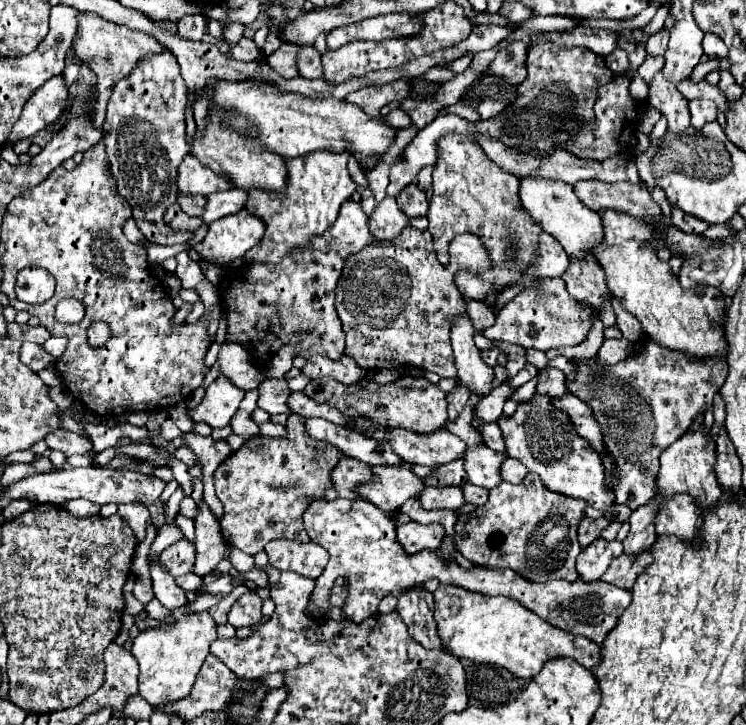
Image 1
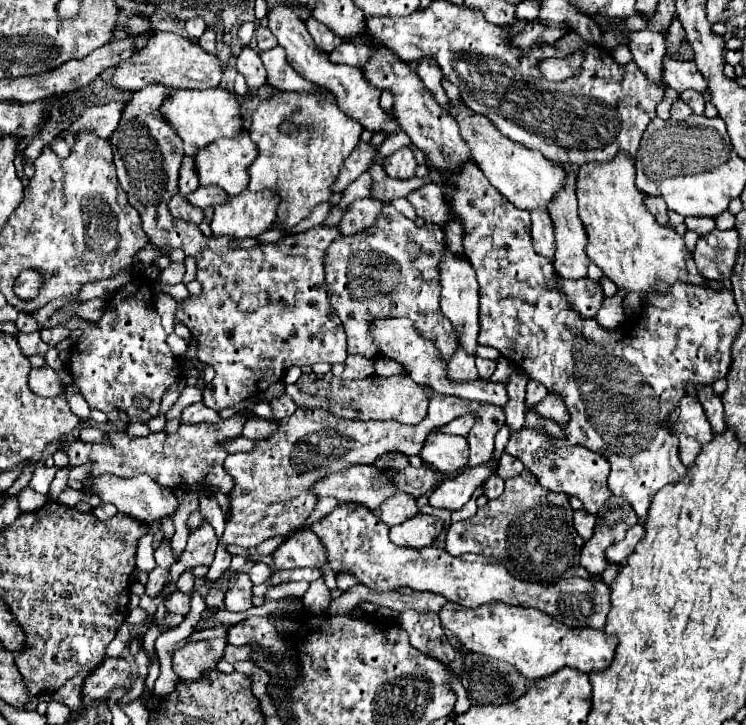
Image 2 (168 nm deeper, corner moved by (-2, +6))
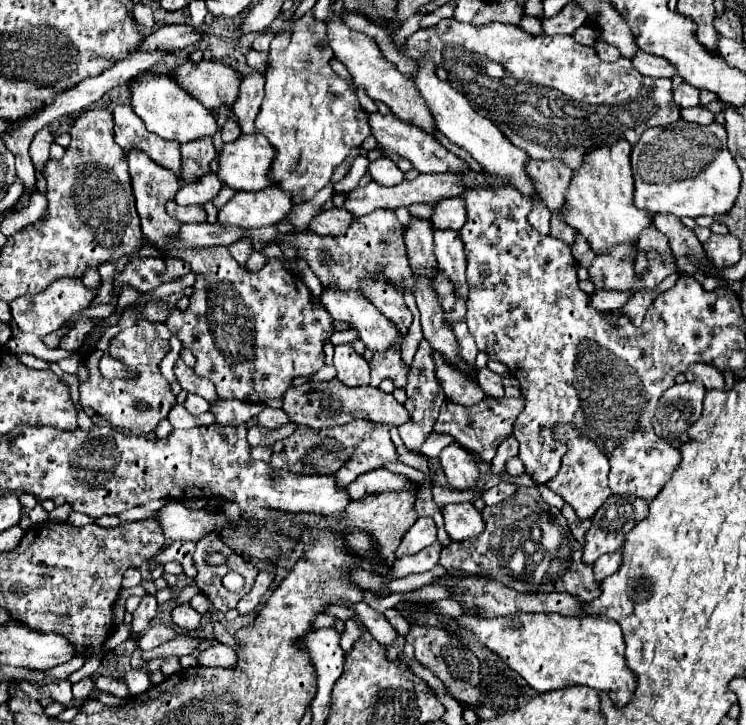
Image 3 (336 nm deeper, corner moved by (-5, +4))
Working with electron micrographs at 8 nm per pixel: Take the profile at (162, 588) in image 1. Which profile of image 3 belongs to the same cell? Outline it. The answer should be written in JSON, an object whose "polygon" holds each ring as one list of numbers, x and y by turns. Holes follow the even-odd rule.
{"polygon":[[184,603,184,605,174,607,174,611,172,611,172,621,174,621,174,625,176,625,178,629,182,629,182,631,196,631,196,629,202,627,202,625,200,625,202,615,196,613,196,611,190,607,190,603]]}

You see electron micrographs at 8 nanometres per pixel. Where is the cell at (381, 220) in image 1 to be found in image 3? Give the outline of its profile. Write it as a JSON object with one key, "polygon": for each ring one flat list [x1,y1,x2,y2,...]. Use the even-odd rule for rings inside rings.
{"polygon":[[334,207,330,211,320,211,308,223,308,231,316,235,338,235,344,231,344,227,348,227,348,223,352,223,352,215,348,215,344,209]]}

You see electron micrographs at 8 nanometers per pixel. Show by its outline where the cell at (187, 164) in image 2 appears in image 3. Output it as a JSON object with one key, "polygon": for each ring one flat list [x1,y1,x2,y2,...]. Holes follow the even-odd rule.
{"polygon":[[210,137,196,139,192,143,182,143,182,163,184,163,184,181,192,183,210,171,210,163,216,157,216,149]]}

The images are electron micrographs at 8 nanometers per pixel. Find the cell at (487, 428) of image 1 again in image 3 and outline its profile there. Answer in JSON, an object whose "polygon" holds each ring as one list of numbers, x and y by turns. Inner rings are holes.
{"polygon":[[454,503,442,509,444,529,452,541,466,541,484,531,482,513,472,503]]}

